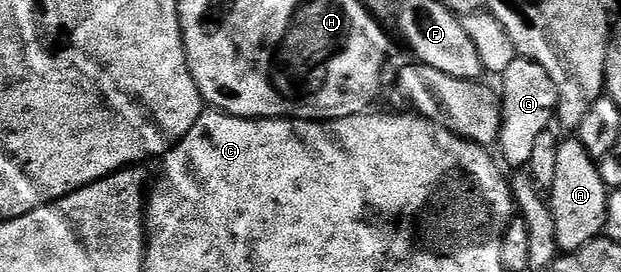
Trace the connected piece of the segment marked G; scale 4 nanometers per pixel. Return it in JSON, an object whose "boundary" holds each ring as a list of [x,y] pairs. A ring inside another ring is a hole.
{"boundary":[[[515,57],[508,69],[500,76],[502,91],[502,133],[497,146],[502,147],[501,158],[511,163],[514,169],[525,168],[531,161],[533,144],[542,131],[549,130],[556,117],[558,94],[546,70],[531,59]]]}

